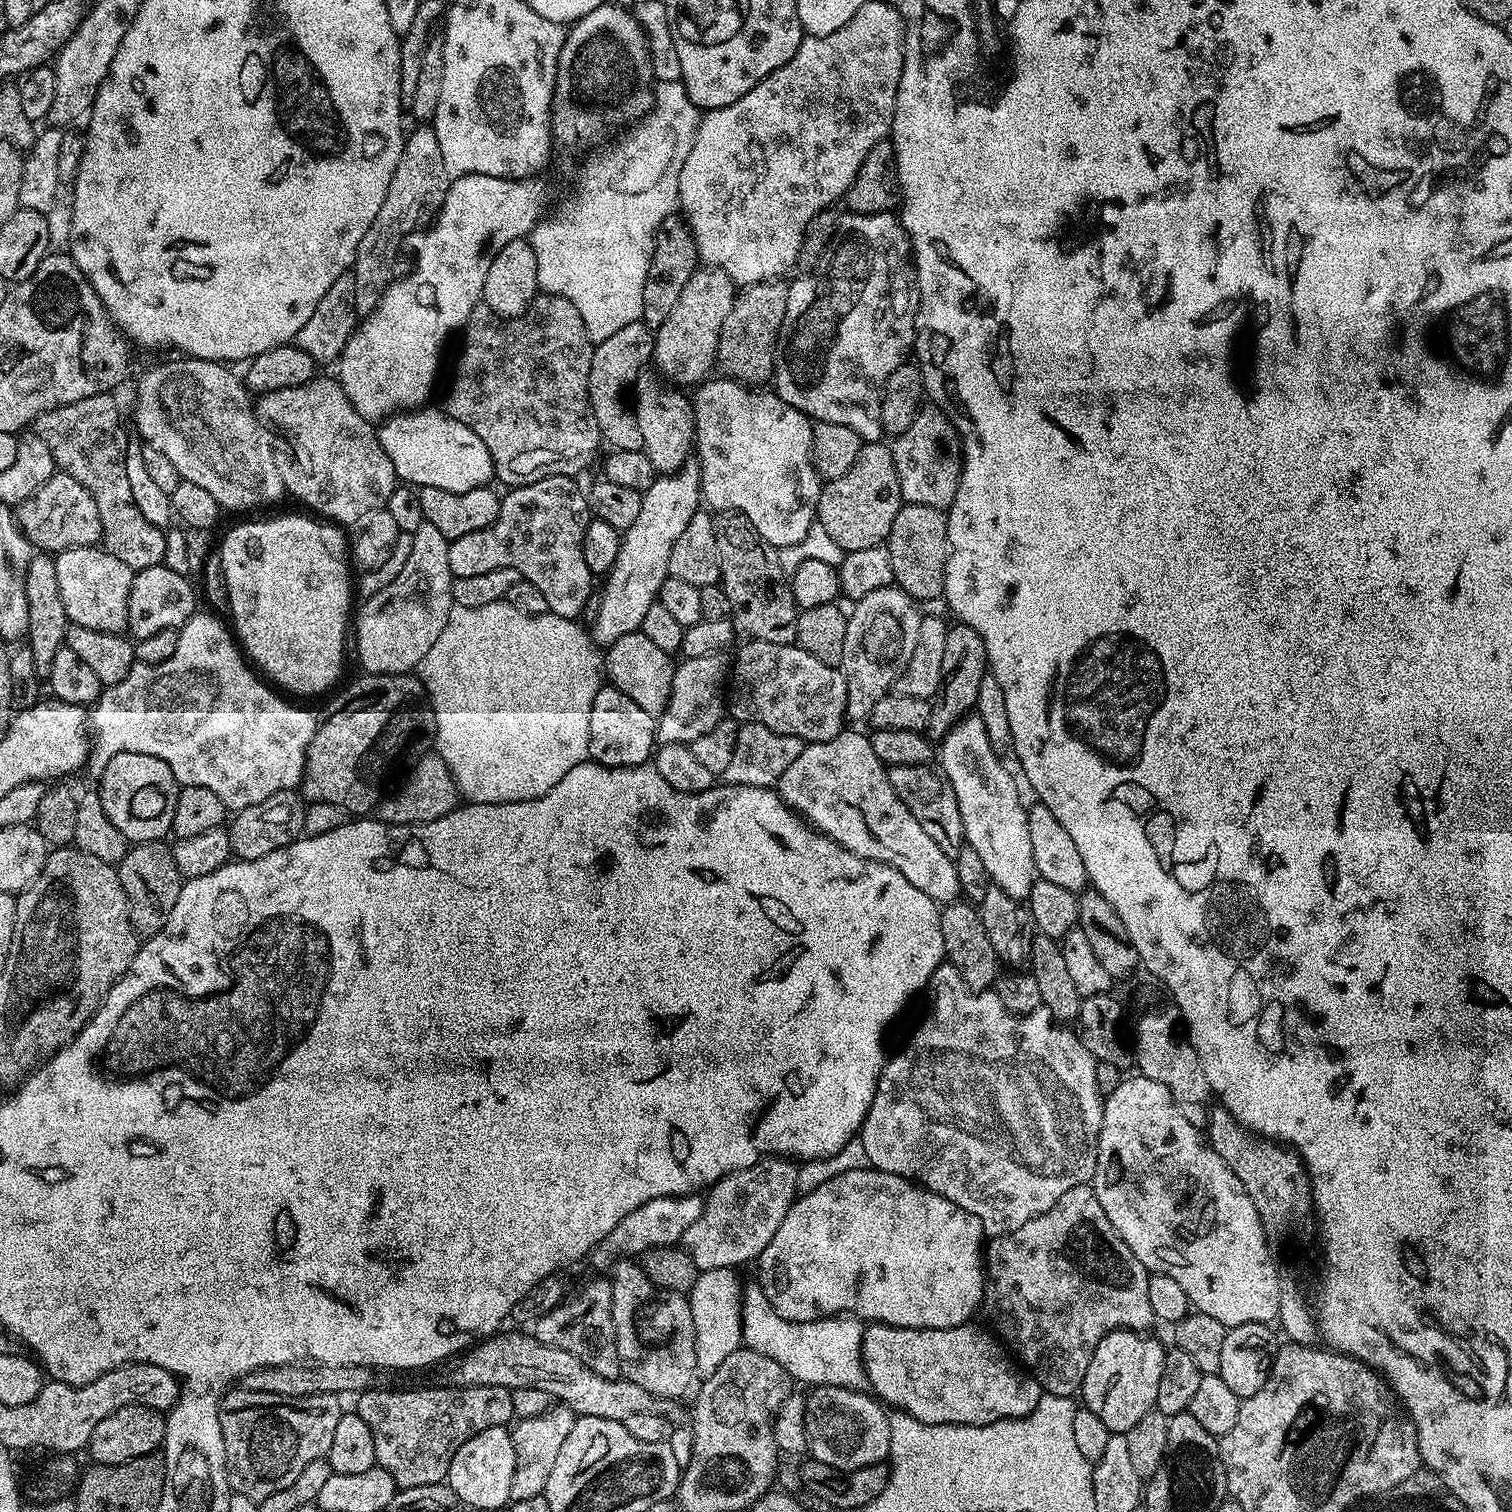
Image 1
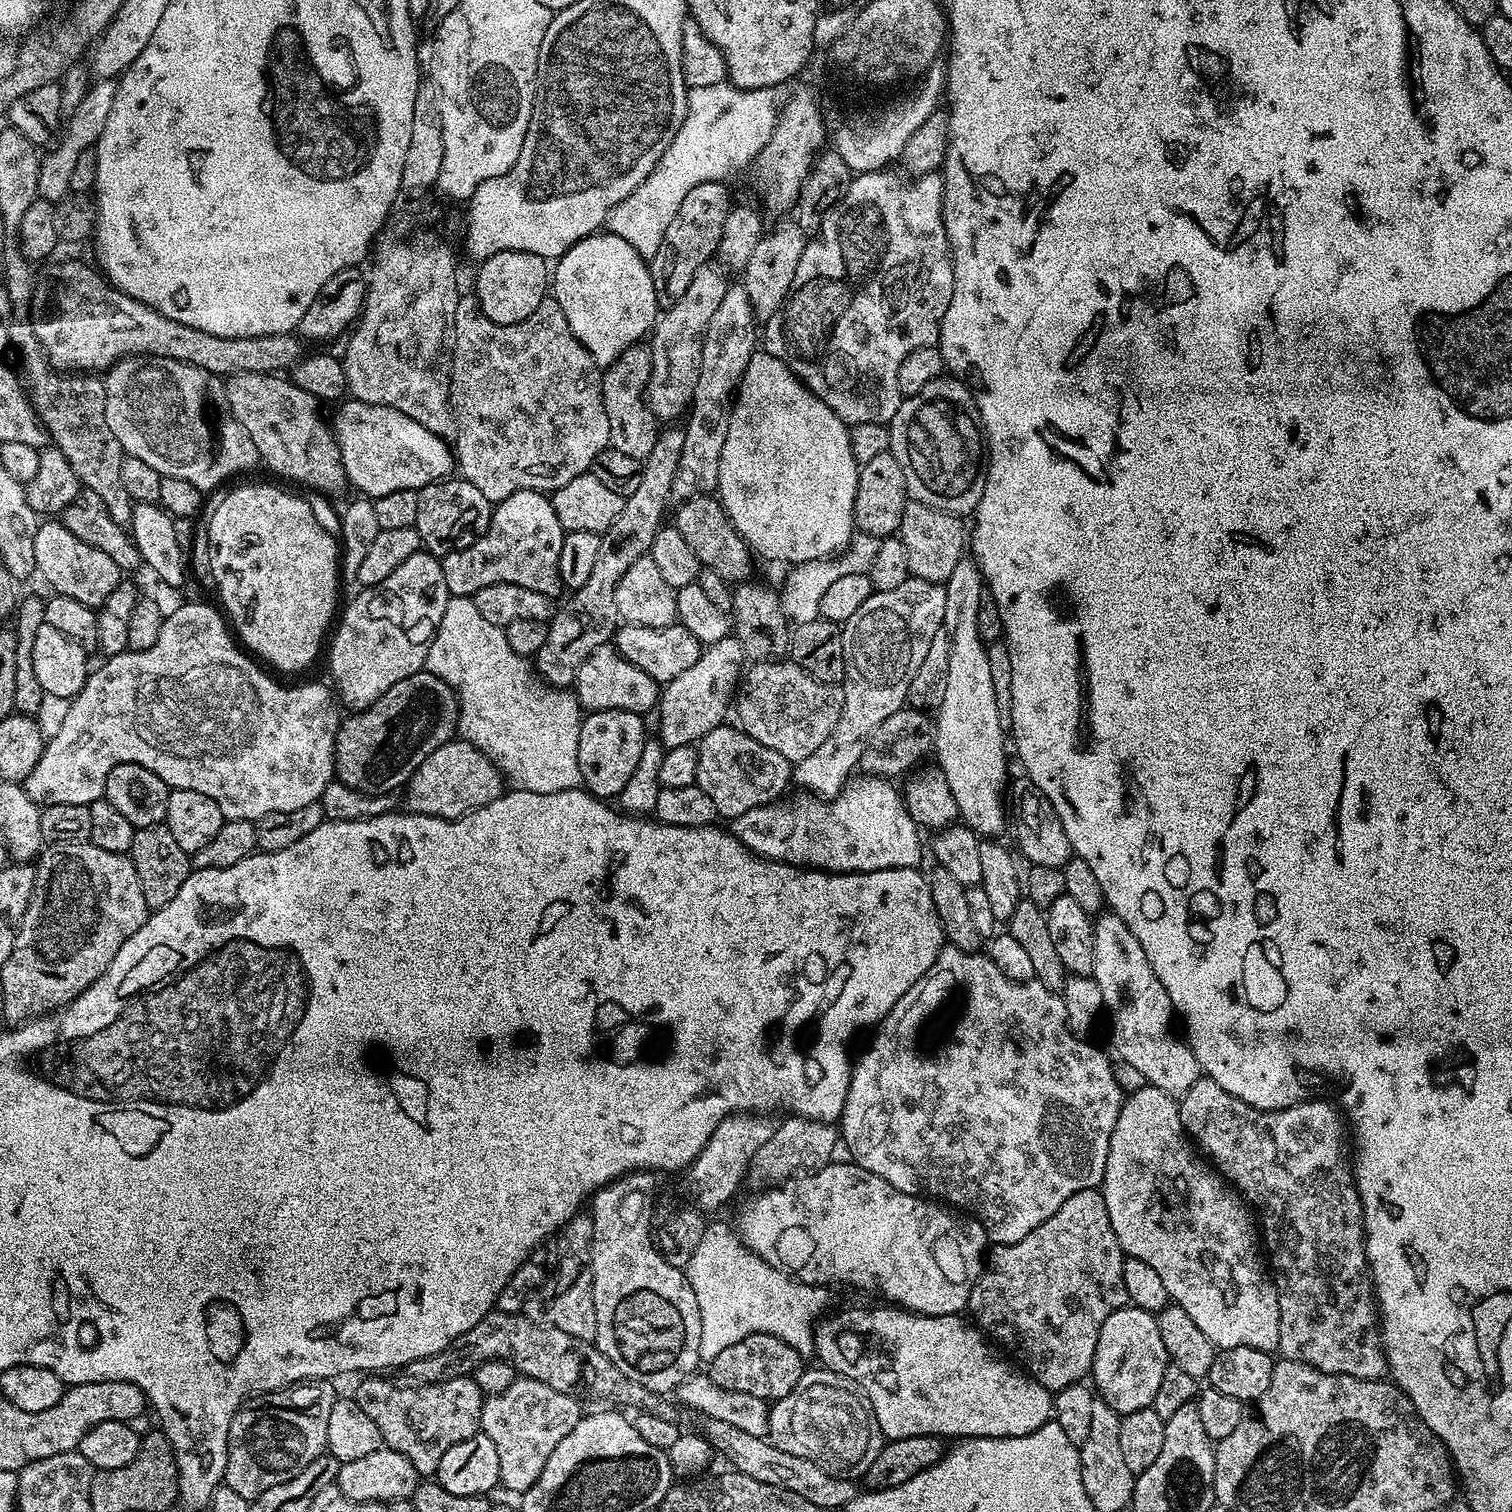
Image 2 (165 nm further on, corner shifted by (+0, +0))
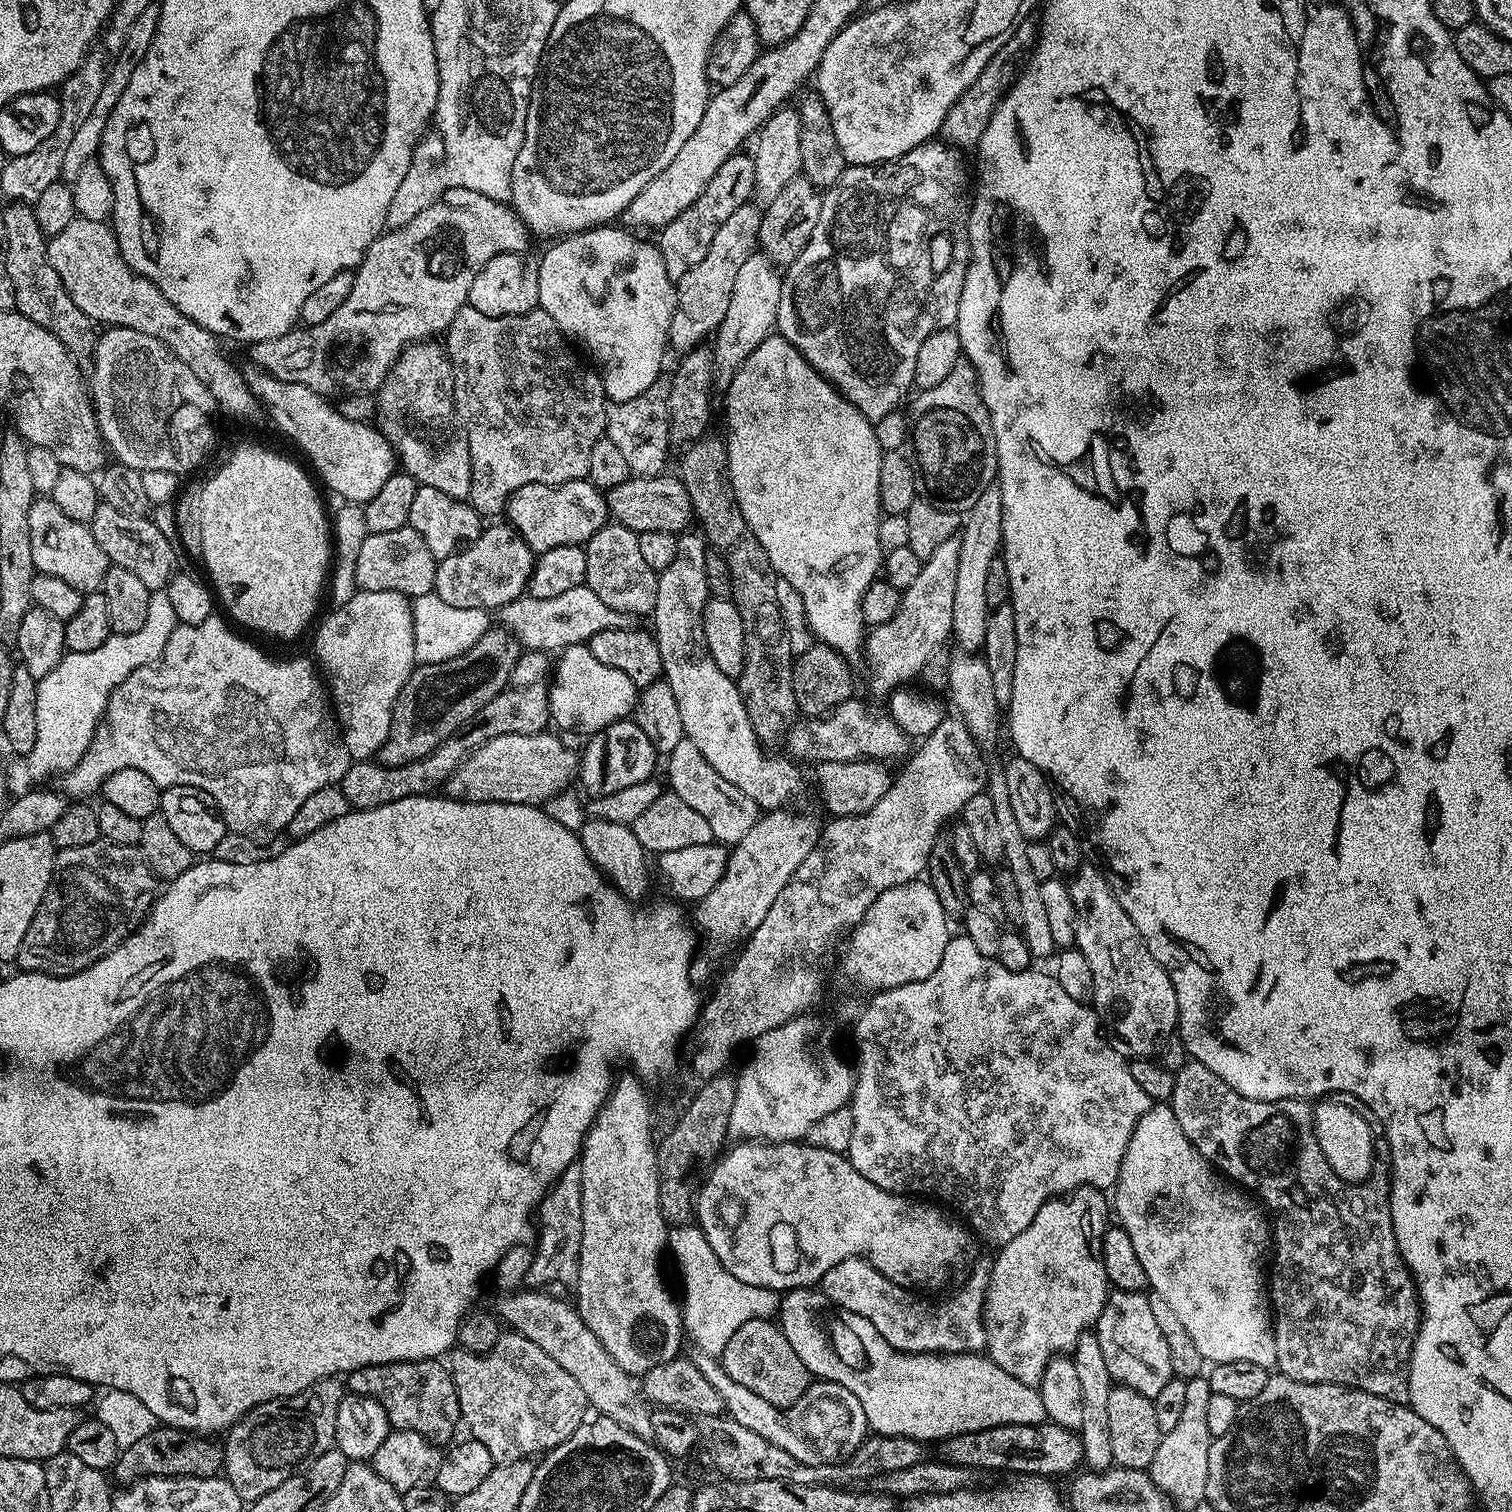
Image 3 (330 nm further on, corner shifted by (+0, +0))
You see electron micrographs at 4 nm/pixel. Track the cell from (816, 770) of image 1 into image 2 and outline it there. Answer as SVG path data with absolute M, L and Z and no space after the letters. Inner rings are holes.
M856 774L849 779L838 795L827 800L824 798L804 798L808 800L788 800L764 804L761 808L746 810L746 814L731 817L730 831L732 835L739 838L742 846L746 846L756 856L763 856L765 860L781 860L783 864L794 864L797 866L807 866L812 870L827 870L829 872L876 872L879 868L916 868L919 860L926 856L926 848L920 845L921 829L912 820L911 814L904 804L903 795L895 788L891 779L882 776L869 776L867 774Z

